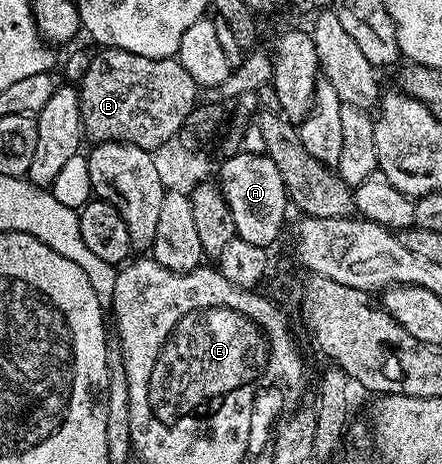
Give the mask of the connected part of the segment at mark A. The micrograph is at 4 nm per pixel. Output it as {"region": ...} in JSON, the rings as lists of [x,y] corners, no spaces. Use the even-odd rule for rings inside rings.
{"region":[[[239,151],[223,158],[218,184],[230,211],[234,215],[236,236],[254,243],[254,247],[268,249],[280,237],[284,229],[284,212],[290,209],[288,192],[277,167],[264,153]]]}

